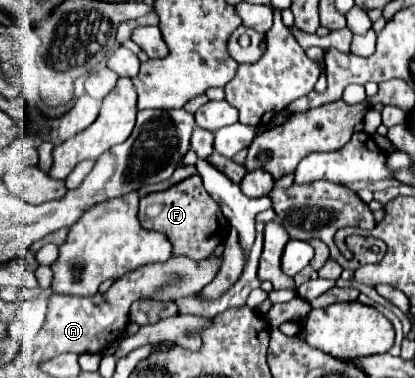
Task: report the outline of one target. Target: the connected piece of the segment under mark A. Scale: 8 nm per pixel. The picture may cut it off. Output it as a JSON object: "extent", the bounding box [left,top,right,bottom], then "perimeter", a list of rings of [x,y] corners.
{"extent":[33,258,221,362],"perimeter":[[[169,258],[163,264],[147,264],[143,268],[137,268],[133,272],[127,272],[125,276],[117,278],[113,286],[105,294],[95,296],[61,296],[53,294],[47,300],[47,316],[43,322],[43,328],[35,336],[35,350],[33,358],[35,362],[49,360],[63,352],[101,352],[109,342],[121,336],[121,332],[127,326],[129,320],[129,306],[139,298],[151,298],[151,300],[177,300],[181,296],[189,296],[193,292],[203,290],[219,272],[221,258],[217,260],[203,260],[195,262],[191,258]]]}

